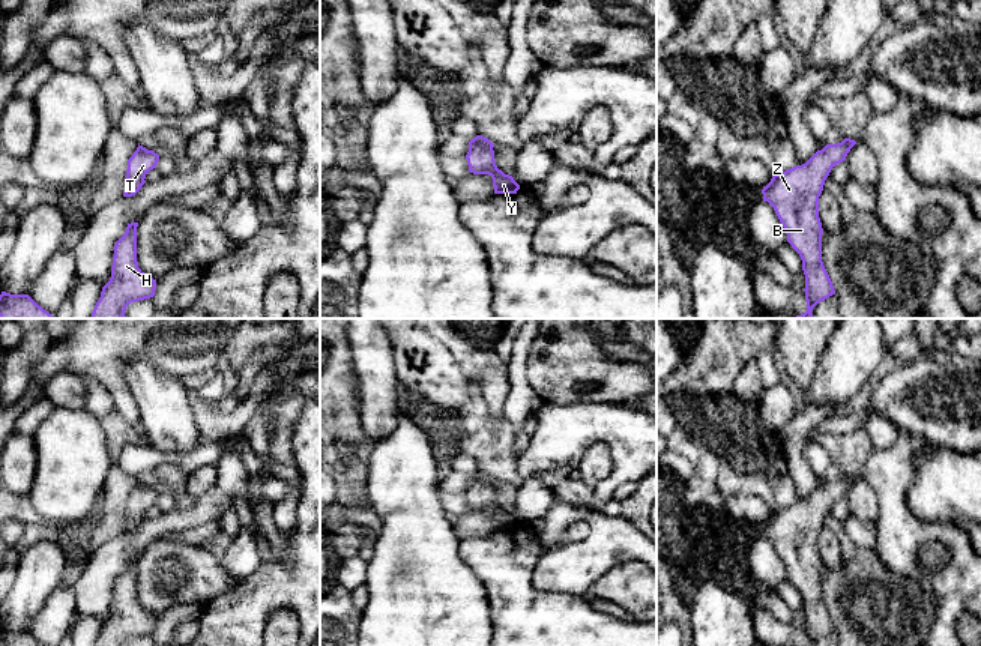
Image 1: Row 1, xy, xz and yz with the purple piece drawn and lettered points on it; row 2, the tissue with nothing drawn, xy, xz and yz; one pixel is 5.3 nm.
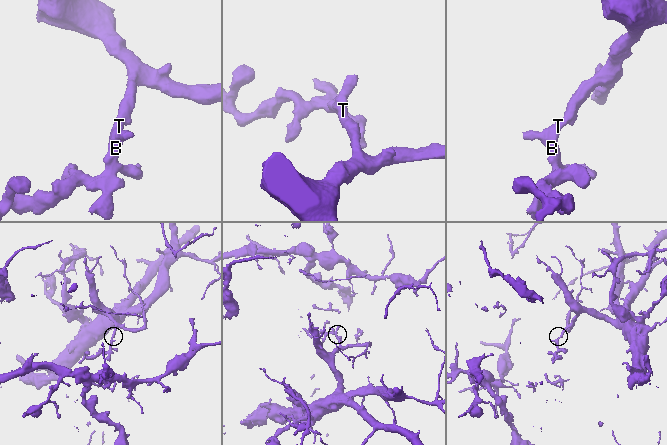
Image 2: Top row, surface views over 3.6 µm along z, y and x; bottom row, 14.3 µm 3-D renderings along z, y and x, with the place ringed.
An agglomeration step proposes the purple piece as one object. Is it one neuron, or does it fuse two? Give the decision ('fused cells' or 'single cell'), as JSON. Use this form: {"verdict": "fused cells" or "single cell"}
{"verdict": "single cell"}

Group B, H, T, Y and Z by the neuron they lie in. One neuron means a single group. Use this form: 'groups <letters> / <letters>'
groups B H T Y Z

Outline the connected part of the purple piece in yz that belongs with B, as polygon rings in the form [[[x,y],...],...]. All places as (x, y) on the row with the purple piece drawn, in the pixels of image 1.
[[[844,138],[837,144],[826,144],[805,164],[774,174],[763,186],[763,201],[768,201],[783,224],[787,242],[799,254],[805,275],[807,311],[792,318],[814,318],[813,308],[835,294],[832,281],[822,261],[822,222],[819,218],[819,197],[831,170],[846,161],[856,144]]]

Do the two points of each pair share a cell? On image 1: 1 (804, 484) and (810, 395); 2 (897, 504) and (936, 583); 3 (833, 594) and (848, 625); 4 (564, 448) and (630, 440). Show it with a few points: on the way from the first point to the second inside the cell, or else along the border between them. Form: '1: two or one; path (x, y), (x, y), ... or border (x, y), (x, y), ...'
1: two; border (808, 404), (827, 401), (834, 410)
2: one; path (897, 525), (897, 552), (915, 570)
3: one; path (840, 601), (848, 609), (848, 618)
4: one; path (580, 433), (613, 433)

